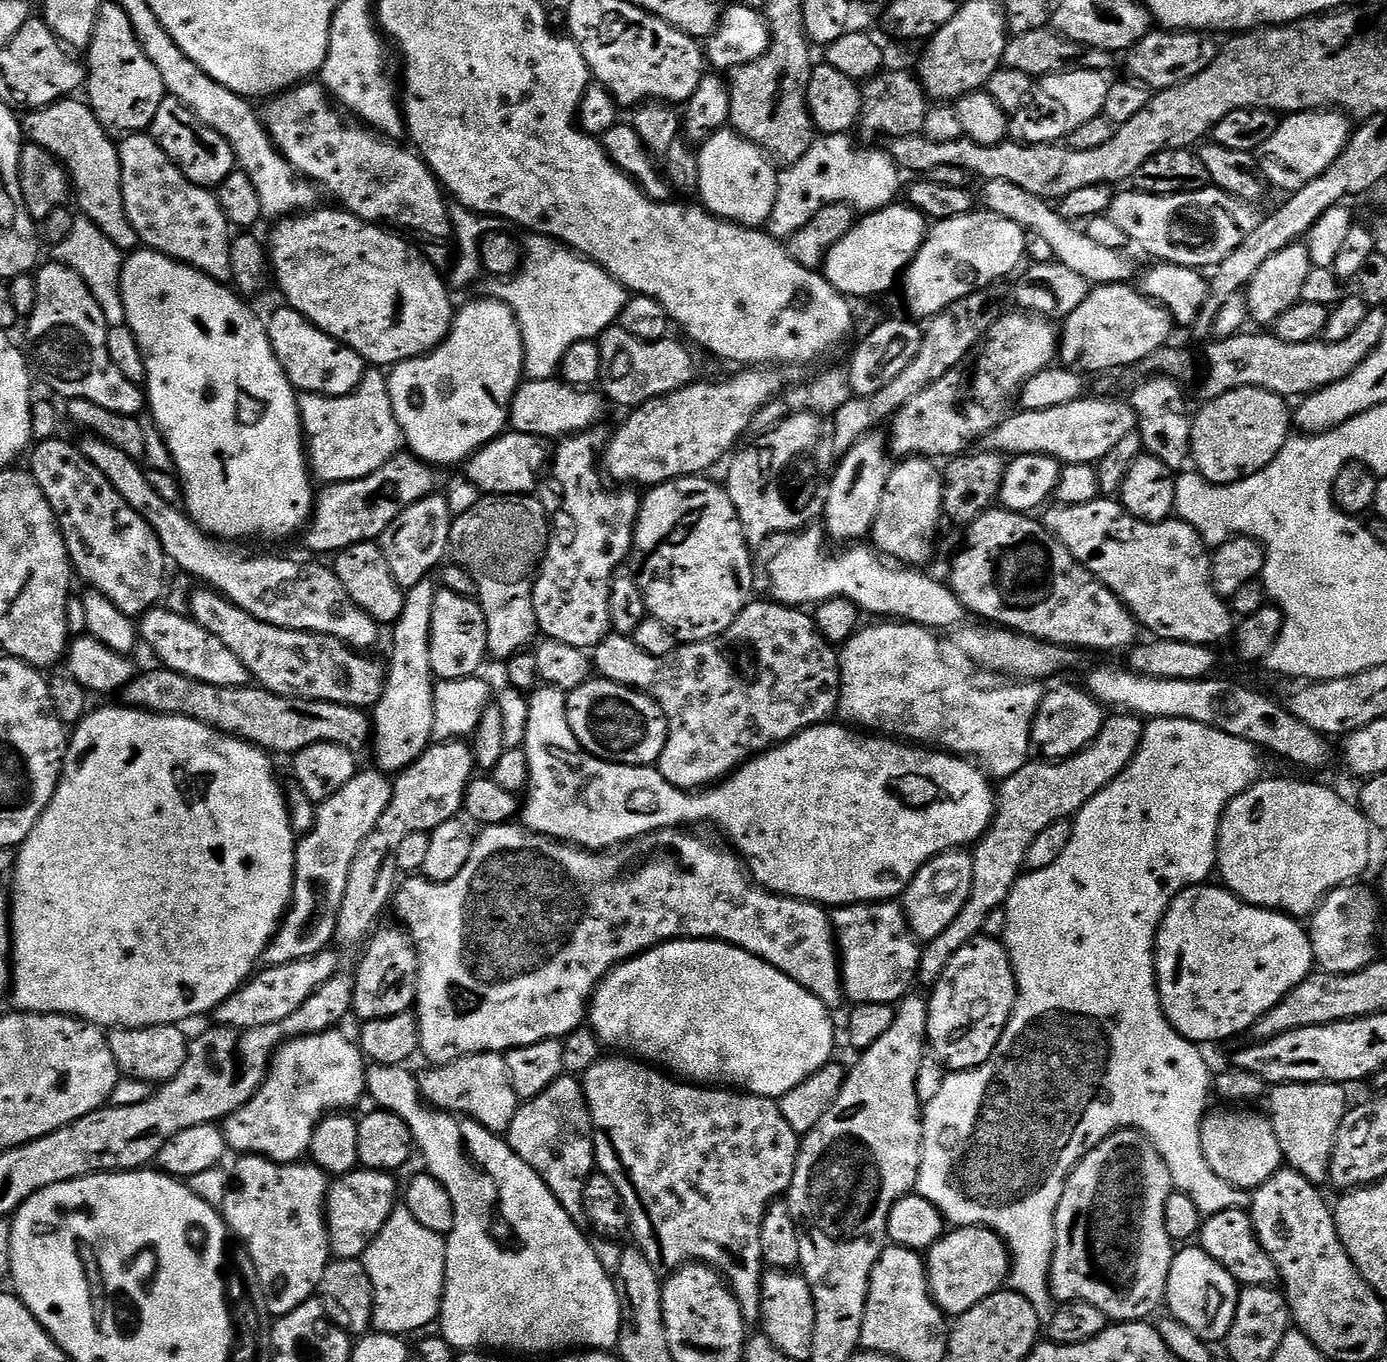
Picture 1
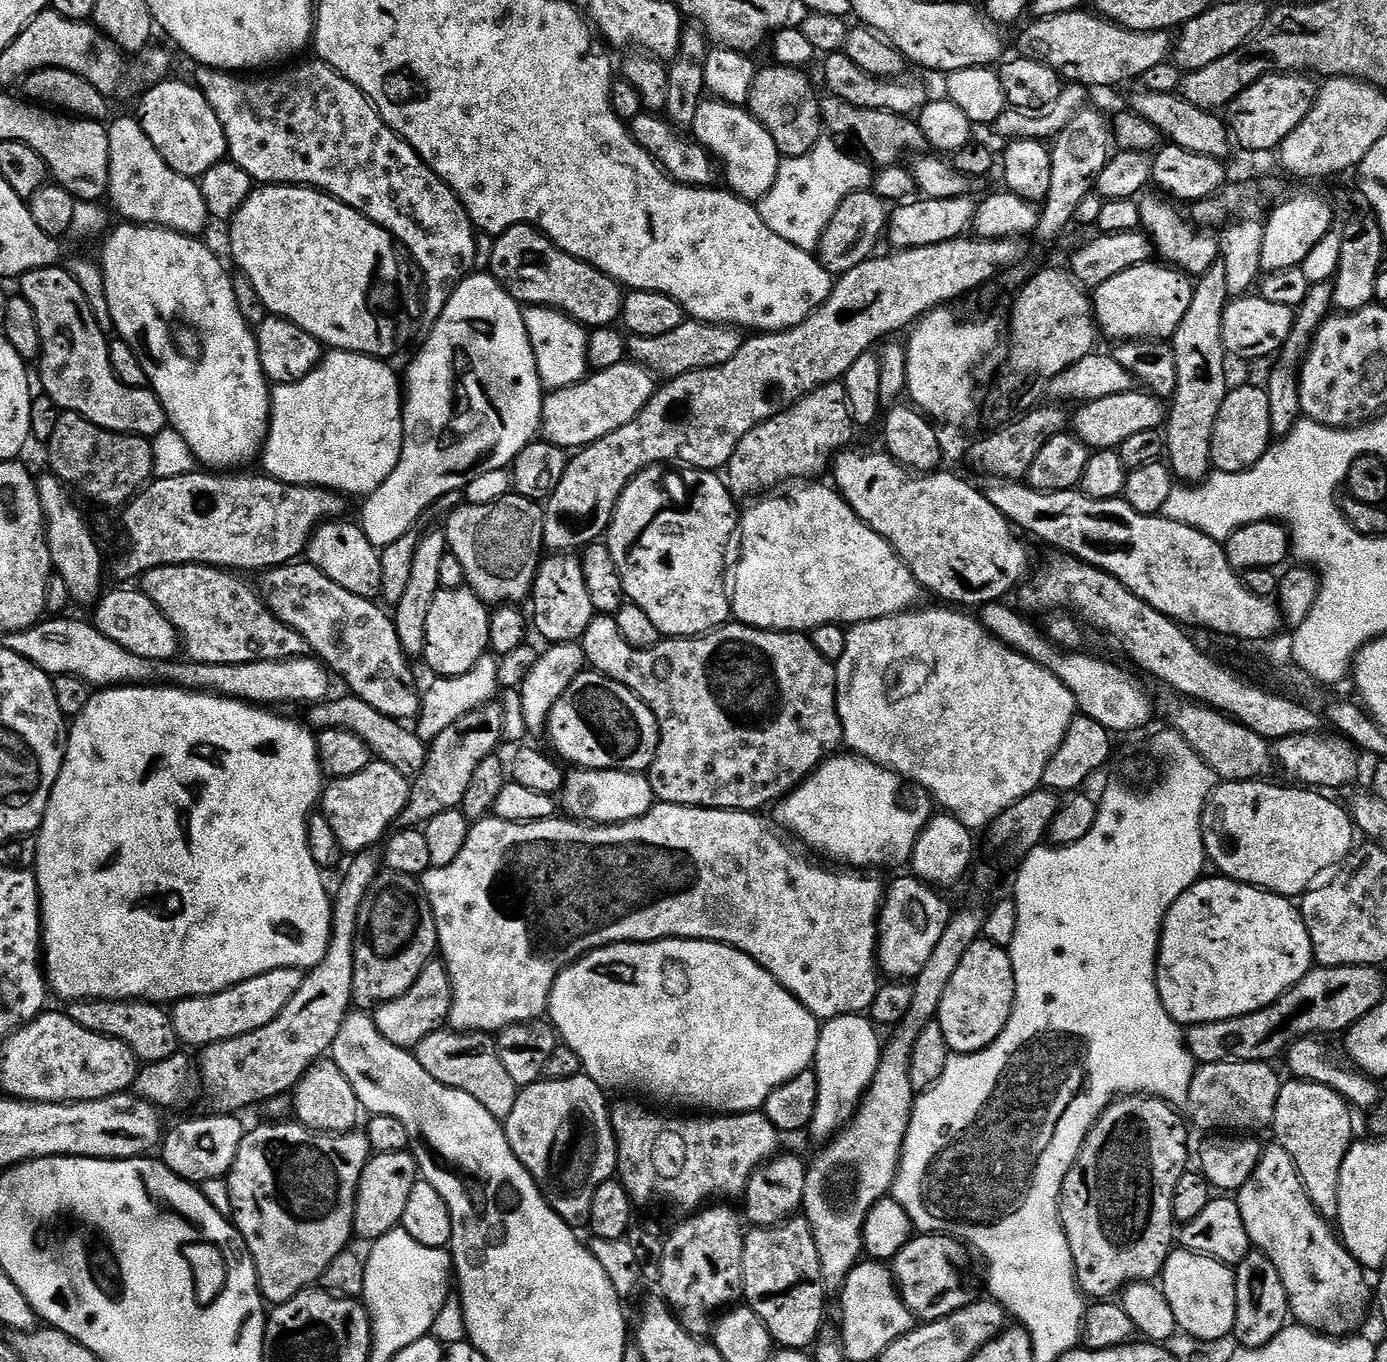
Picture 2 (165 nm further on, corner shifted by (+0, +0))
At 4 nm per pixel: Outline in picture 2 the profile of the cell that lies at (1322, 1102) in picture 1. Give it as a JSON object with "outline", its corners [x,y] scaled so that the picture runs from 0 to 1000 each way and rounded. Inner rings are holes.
{"outline":[[[929,791],[923,797],[919,821],[916,826],[919,839],[923,840],[933,850],[933,856],[940,869],[944,883],[955,896],[963,896],[965,891],[965,865],[968,853],[976,838],[975,834],[975,814],[959,797],[944,793]]]}

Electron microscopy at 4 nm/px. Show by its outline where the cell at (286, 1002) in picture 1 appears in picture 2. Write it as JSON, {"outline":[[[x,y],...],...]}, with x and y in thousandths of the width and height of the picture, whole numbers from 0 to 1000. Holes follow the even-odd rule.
{"outline":[[[201,711],[192,715],[186,715],[186,718],[180,718],[157,730],[127,735],[123,738],[123,745],[130,767],[136,769],[136,767],[141,771],[146,771],[153,767],[180,759],[192,753],[192,750],[198,750],[198,747],[200,747],[200,744],[206,742],[206,736],[209,736],[209,733],[215,730],[219,717],[220,714],[217,711]]]}

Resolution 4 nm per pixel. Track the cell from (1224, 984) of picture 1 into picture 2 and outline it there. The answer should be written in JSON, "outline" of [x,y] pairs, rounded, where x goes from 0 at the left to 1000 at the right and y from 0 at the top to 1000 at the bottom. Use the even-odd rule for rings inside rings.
{"outline":[[[874,642],[874,644],[872,643],[863,646],[860,652],[855,653],[849,659],[846,665],[844,665],[844,668],[839,675],[839,681],[836,684],[836,699],[833,702],[835,730],[838,733],[838,739],[841,739],[841,742],[845,745],[846,749],[851,753],[881,750],[884,747],[893,747],[895,744],[910,742],[919,736],[924,730],[929,728],[947,710],[946,692],[944,692],[944,686],[942,683],[942,677],[937,673],[937,666],[929,659],[912,655],[911,653],[906,652],[903,649],[893,649],[891,646],[886,646],[882,642]]]}

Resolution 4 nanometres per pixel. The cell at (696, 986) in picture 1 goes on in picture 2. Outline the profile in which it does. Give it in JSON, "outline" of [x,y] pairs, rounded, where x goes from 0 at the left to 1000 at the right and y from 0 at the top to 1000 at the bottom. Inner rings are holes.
{"outline":[[[469,690],[468,693],[441,693],[428,699],[423,699],[419,705],[406,711],[398,725],[394,748],[401,756],[403,763],[417,774],[420,789],[436,800],[459,802],[479,811],[488,811],[493,815],[501,815],[505,818],[527,818],[544,816],[550,814],[553,806],[559,798],[570,794],[572,791],[586,783],[590,771],[592,750],[588,748],[581,739],[578,739],[562,722],[544,703],[523,693],[514,690]]]}

